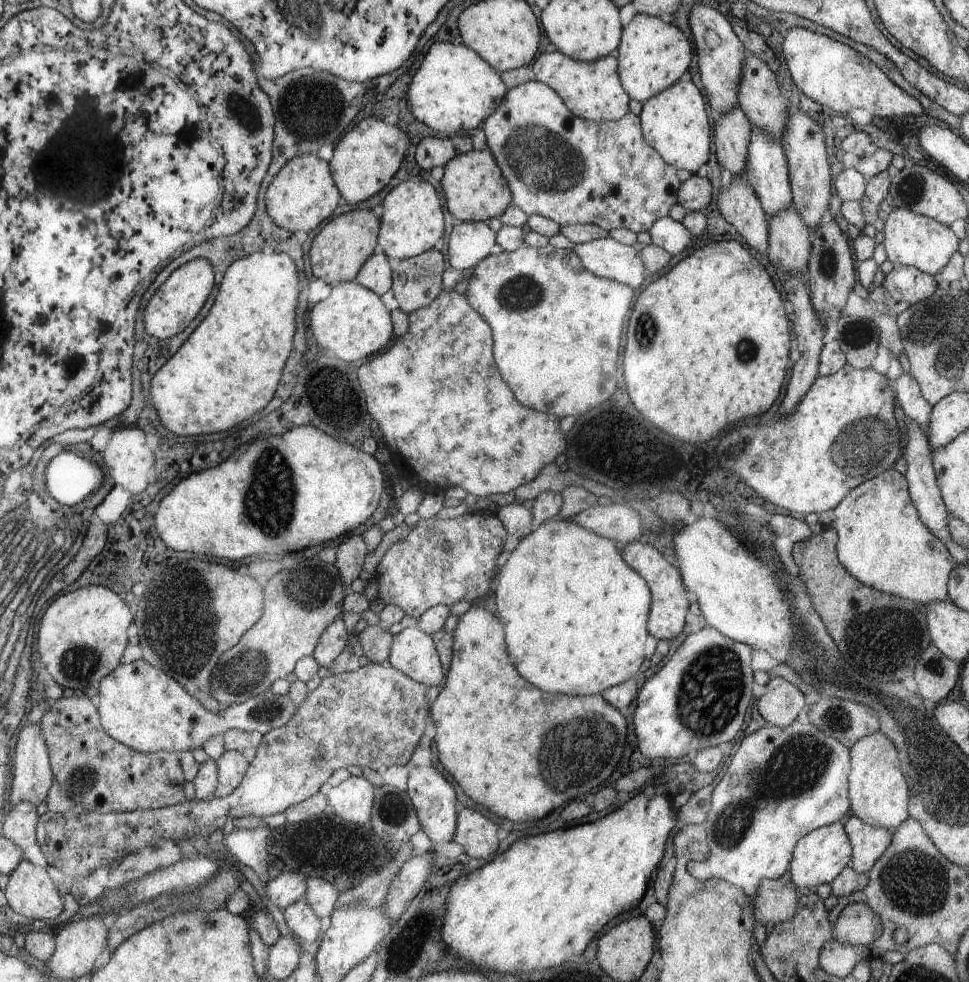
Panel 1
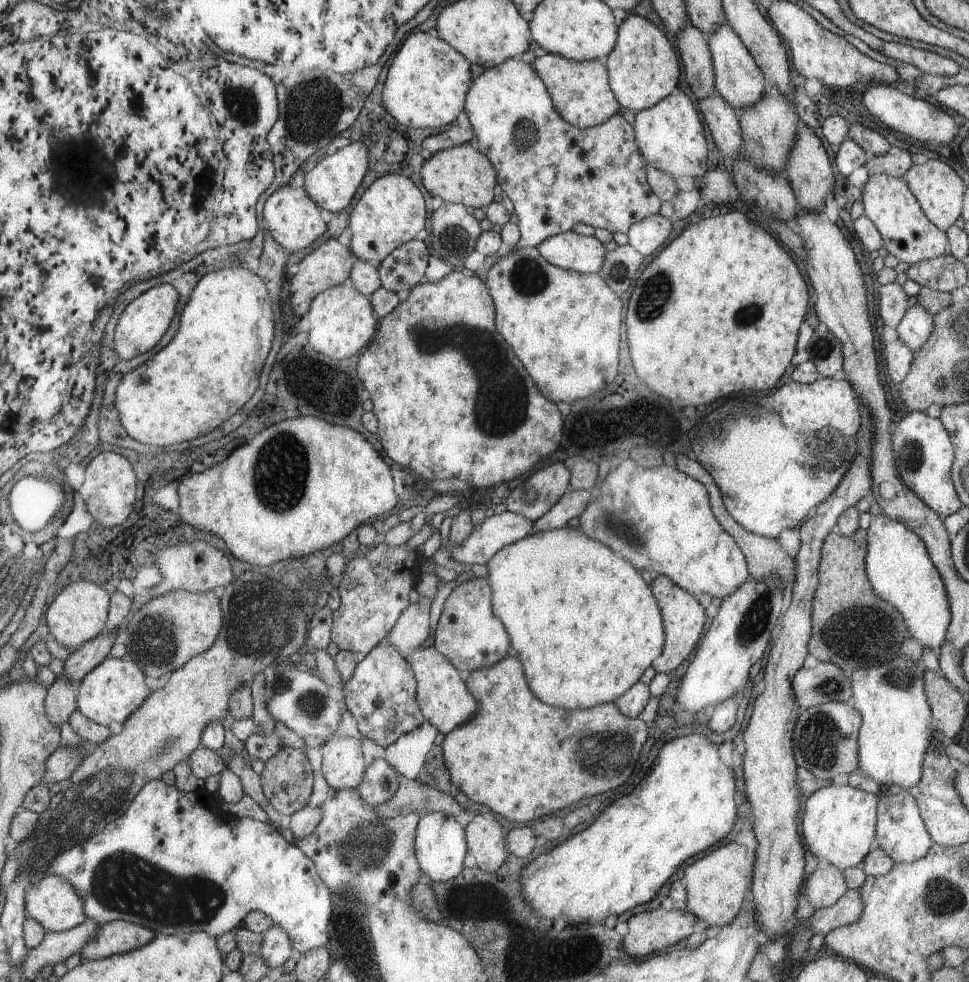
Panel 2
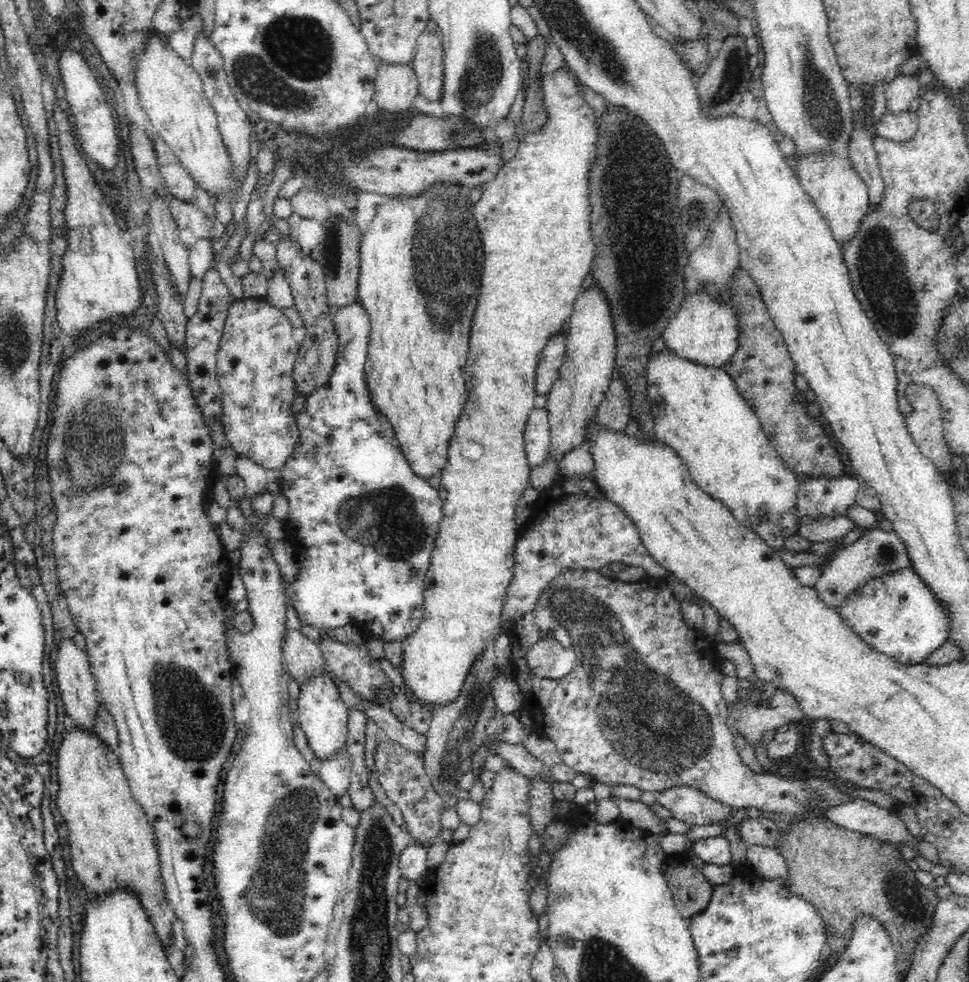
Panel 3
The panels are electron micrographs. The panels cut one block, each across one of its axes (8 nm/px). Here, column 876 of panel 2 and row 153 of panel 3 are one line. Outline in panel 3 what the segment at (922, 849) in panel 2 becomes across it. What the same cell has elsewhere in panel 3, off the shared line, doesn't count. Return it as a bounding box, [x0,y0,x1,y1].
[793,150,870,247]

